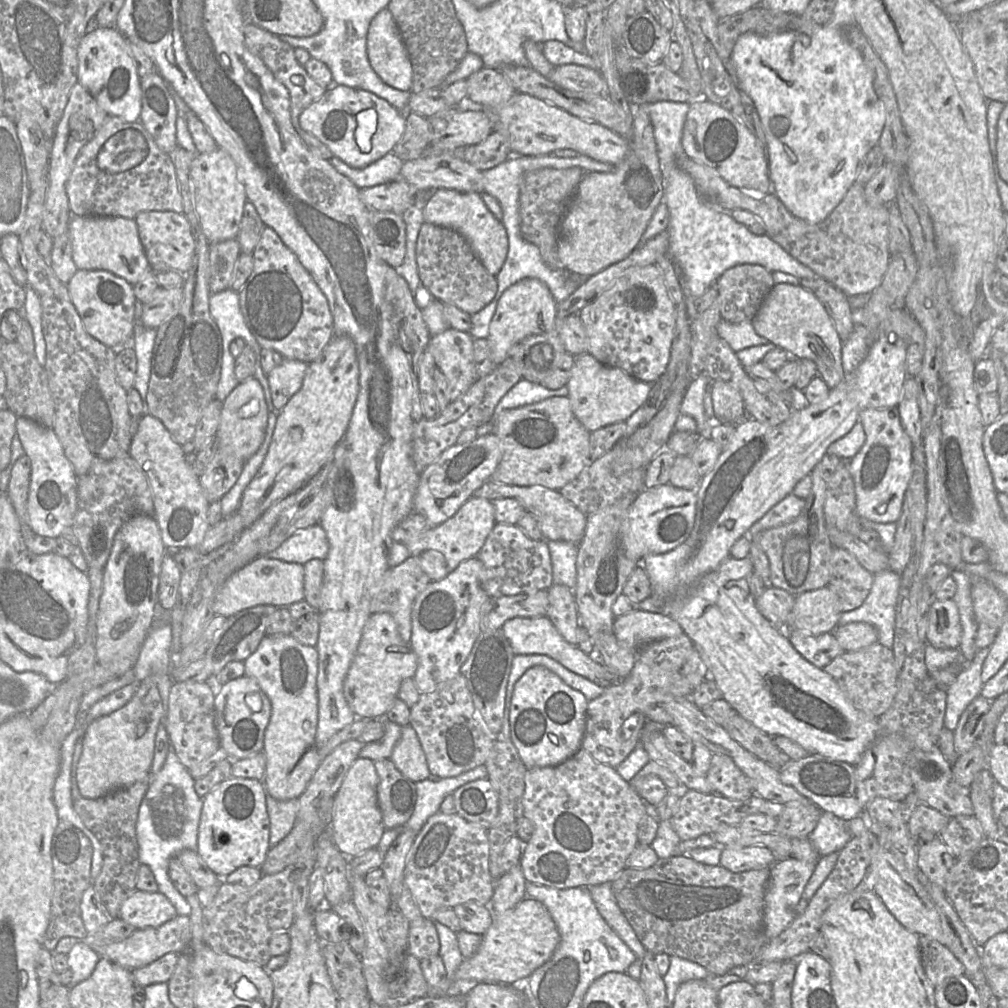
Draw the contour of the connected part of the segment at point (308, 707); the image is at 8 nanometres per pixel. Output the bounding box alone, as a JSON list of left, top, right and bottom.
[245,635,368,801]

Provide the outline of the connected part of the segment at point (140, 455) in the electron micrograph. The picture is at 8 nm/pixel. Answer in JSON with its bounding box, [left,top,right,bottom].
[129,415,210,551]

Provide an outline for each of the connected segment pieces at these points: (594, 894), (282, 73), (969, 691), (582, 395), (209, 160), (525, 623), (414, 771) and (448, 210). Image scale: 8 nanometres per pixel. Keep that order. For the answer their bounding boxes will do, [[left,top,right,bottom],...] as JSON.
[[589,883,646,960],[244,22,334,160],[944,647,990,731],[565,352,652,432],[190,148,247,243],[501,616,618,685],[390,724,431,782],[422,189,508,276]]

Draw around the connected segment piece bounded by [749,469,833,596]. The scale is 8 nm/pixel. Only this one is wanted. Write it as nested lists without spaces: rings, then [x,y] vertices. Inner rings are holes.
[[[815,469],[811,471],[810,476],[811,492],[805,499],[805,506],[797,518],[787,524],[749,536],[751,542],[757,544],[768,557],[770,567],[768,586],[785,590],[793,596],[823,588],[828,585],[830,579],[833,545],[827,535],[824,518],[826,481]]]

